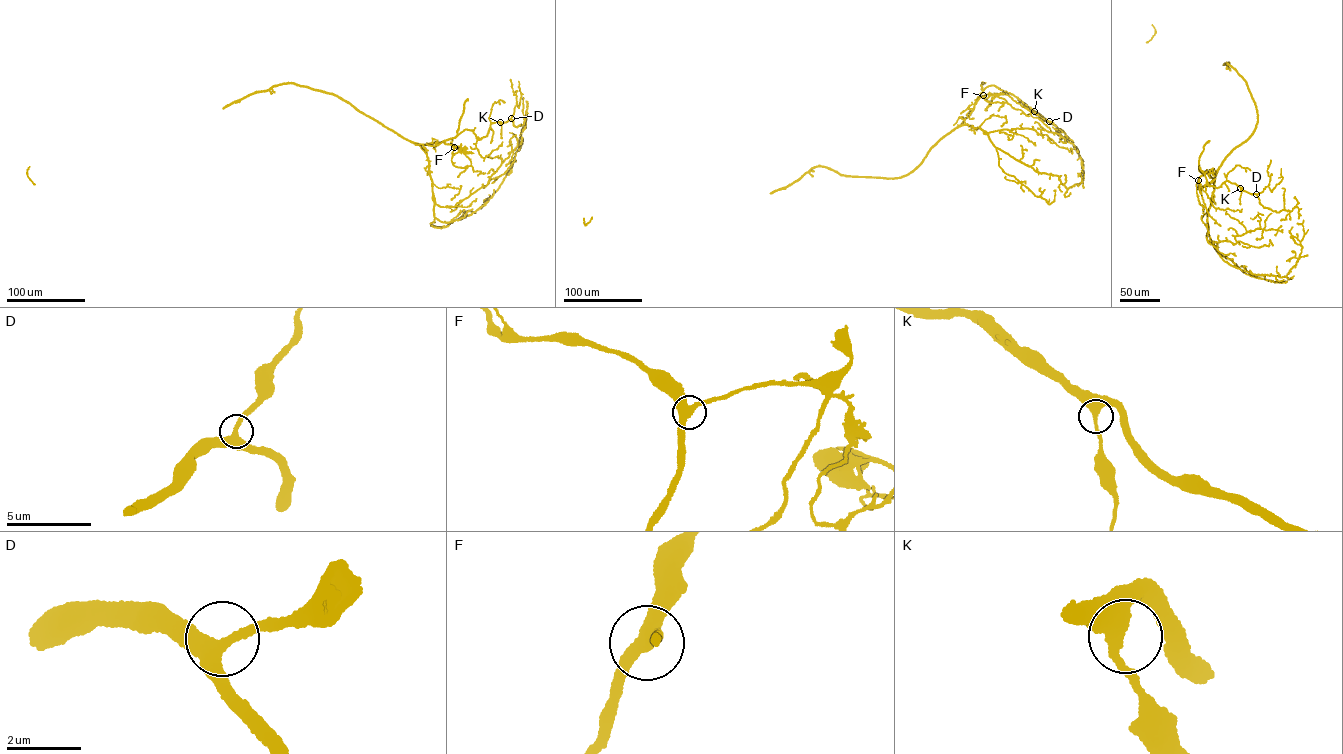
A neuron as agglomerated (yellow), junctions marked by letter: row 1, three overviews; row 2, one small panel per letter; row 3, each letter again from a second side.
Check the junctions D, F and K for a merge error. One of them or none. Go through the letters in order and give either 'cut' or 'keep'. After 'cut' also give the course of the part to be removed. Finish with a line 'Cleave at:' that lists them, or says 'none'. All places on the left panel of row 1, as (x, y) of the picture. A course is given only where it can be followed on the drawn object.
D: keep
F: cut; foreign part runs (454, 147), (461, 147), (460, 152), (467, 148), (466, 153), (452, 144), (452, 140)
K: keep
Cleave at: F

